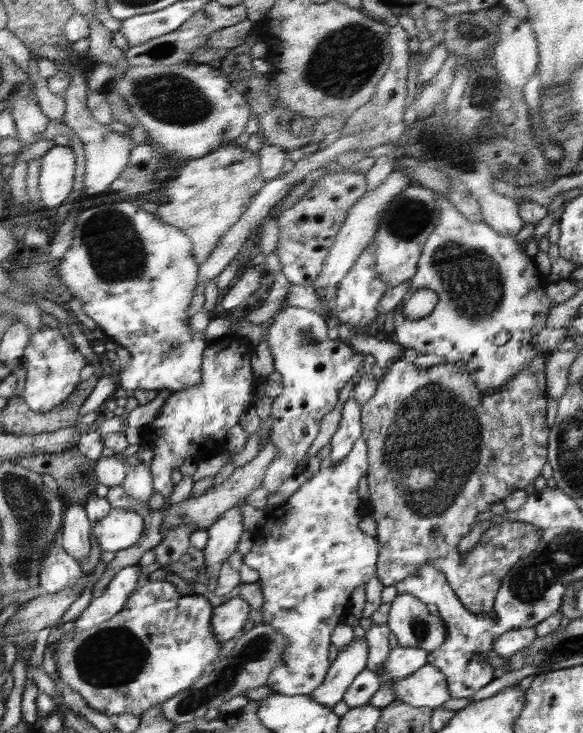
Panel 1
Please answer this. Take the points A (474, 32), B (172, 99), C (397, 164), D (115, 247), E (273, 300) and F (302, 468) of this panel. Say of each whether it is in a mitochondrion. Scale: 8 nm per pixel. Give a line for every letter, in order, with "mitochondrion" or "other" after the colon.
A: mitochondrion
B: mitochondrion
C: other
D: mitochondrion
E: other
F: other

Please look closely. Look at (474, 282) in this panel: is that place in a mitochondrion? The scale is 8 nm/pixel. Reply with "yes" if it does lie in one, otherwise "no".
yes

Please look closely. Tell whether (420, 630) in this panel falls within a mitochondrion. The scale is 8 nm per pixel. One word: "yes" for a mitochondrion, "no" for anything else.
yes

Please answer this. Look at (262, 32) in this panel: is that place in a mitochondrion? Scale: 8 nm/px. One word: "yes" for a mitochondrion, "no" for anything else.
no

